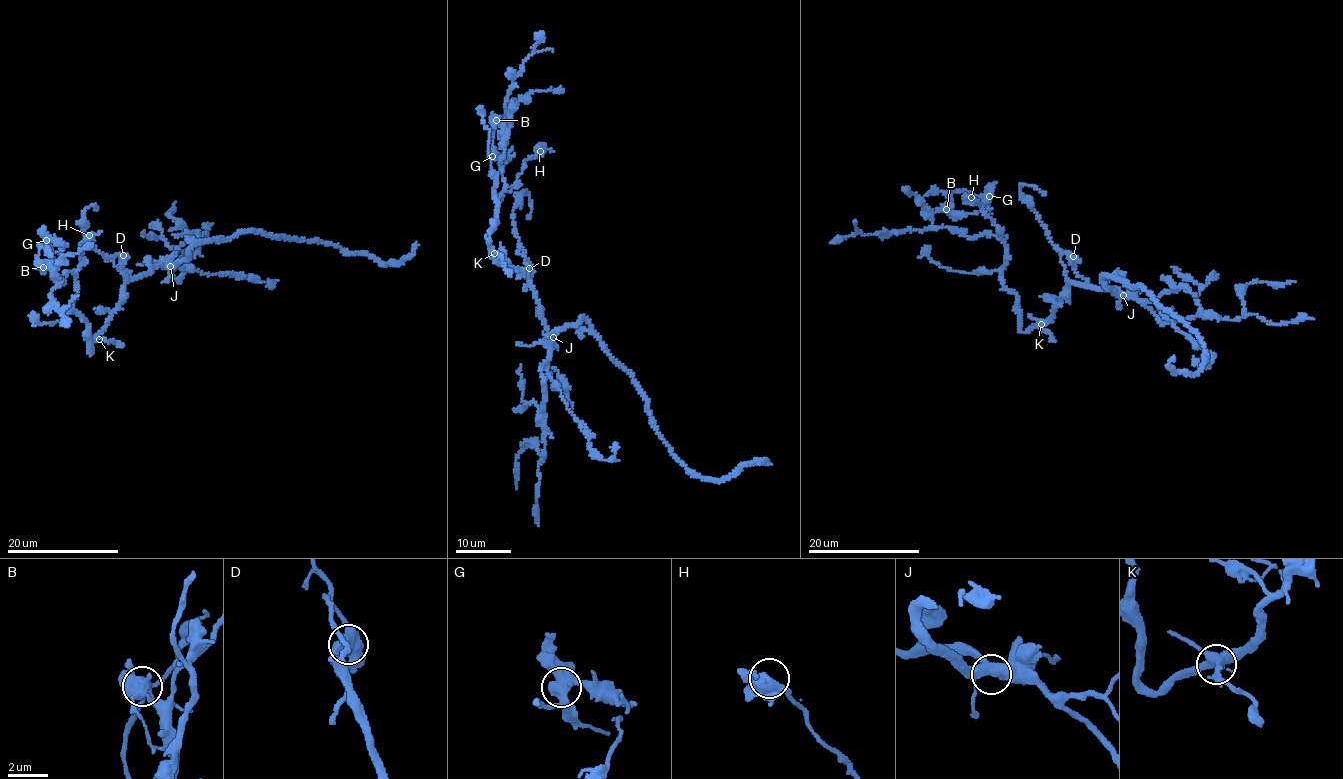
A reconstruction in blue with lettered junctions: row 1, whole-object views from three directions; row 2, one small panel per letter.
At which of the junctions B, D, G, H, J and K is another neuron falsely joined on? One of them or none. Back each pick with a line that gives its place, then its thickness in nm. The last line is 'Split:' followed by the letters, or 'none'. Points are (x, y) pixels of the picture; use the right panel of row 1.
B: place (946, 209); calibre 500 nm
Split: B

